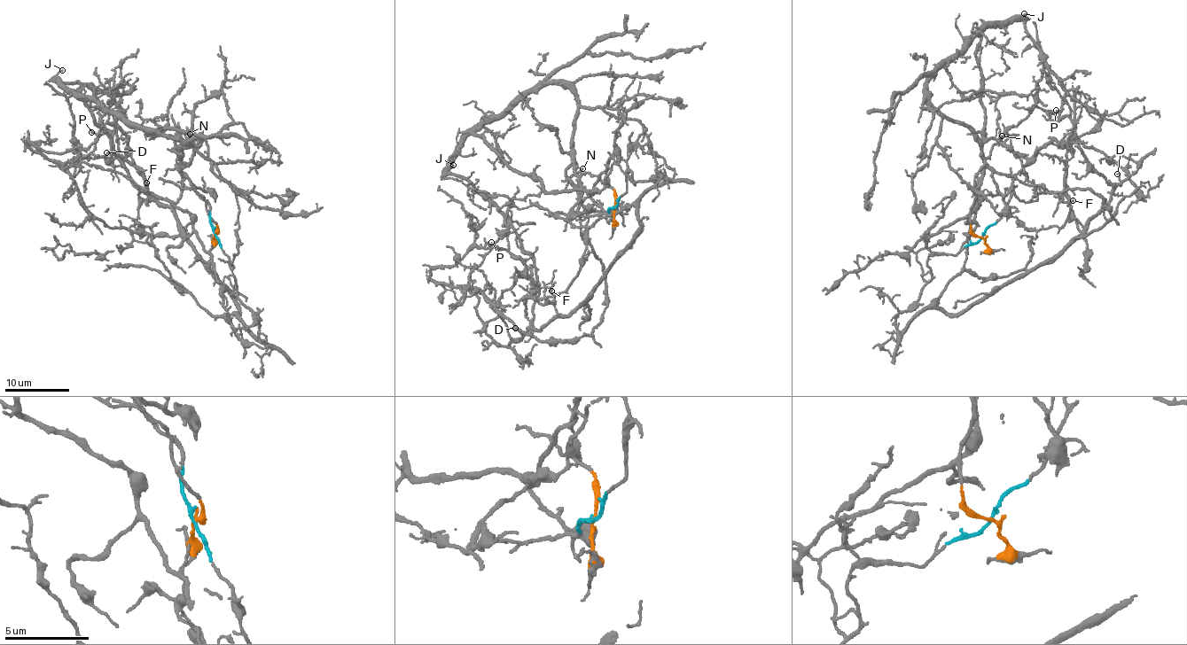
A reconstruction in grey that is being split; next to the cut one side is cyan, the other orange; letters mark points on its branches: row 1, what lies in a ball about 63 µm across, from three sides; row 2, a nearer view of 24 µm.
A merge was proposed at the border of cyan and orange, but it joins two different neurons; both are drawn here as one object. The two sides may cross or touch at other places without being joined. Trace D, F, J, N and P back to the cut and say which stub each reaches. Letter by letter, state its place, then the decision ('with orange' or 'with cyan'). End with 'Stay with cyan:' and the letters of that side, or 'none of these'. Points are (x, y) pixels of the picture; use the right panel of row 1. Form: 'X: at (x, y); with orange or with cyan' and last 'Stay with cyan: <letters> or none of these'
D: at (1117, 174); with cyan
F: at (1073, 200); with cyan
J: at (1024, 13); with orange
N: at (1002, 135); with orange
P: at (1056, 110); with cyan
Stay with cyan: D, F, P

